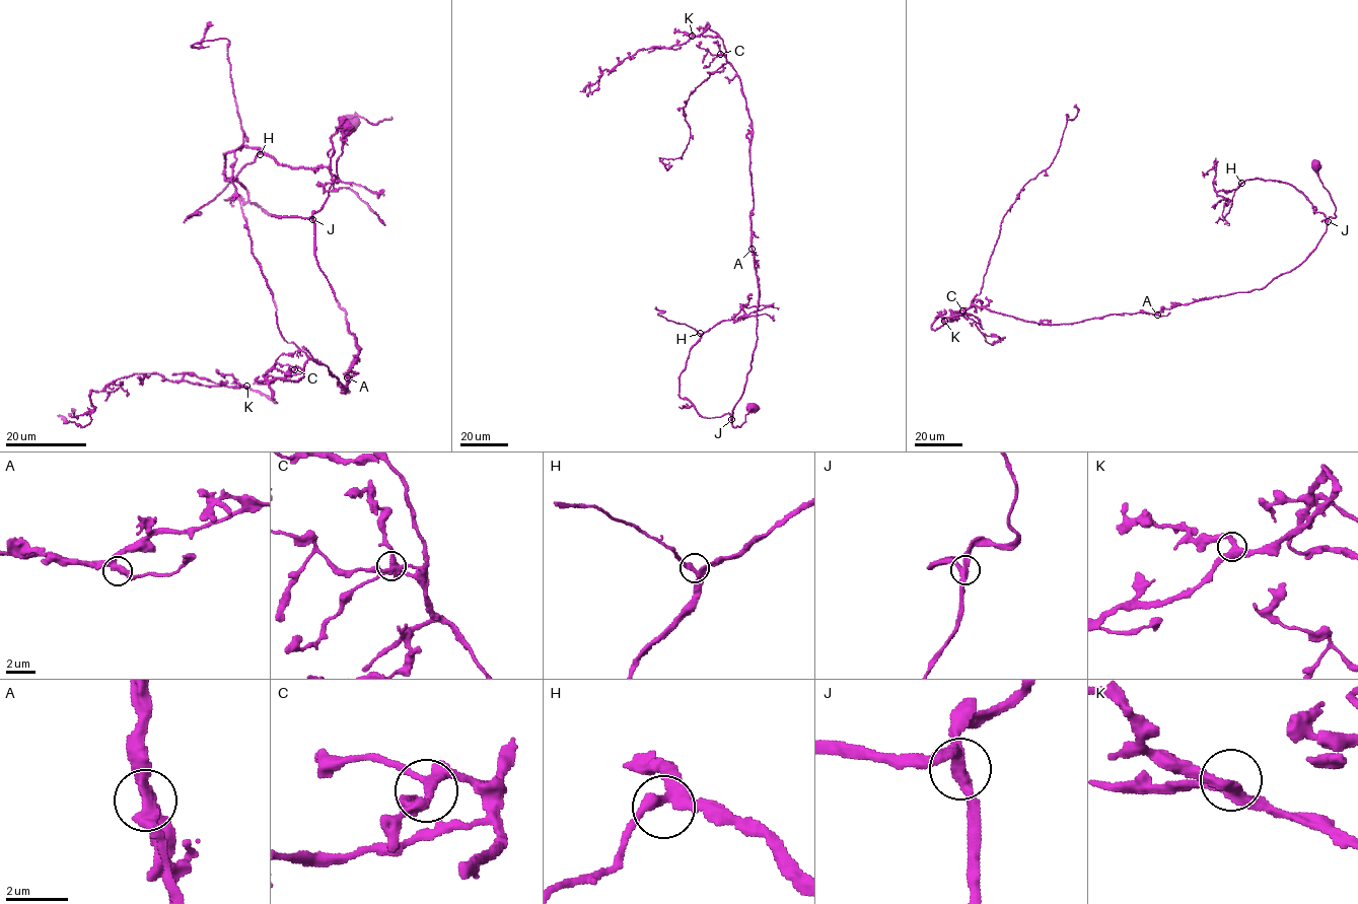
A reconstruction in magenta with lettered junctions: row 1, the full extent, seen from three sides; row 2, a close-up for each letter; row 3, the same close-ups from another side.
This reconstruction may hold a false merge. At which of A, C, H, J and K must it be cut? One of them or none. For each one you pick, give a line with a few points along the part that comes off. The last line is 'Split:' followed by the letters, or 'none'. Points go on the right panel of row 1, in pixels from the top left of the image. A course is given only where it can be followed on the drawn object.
Split: none

